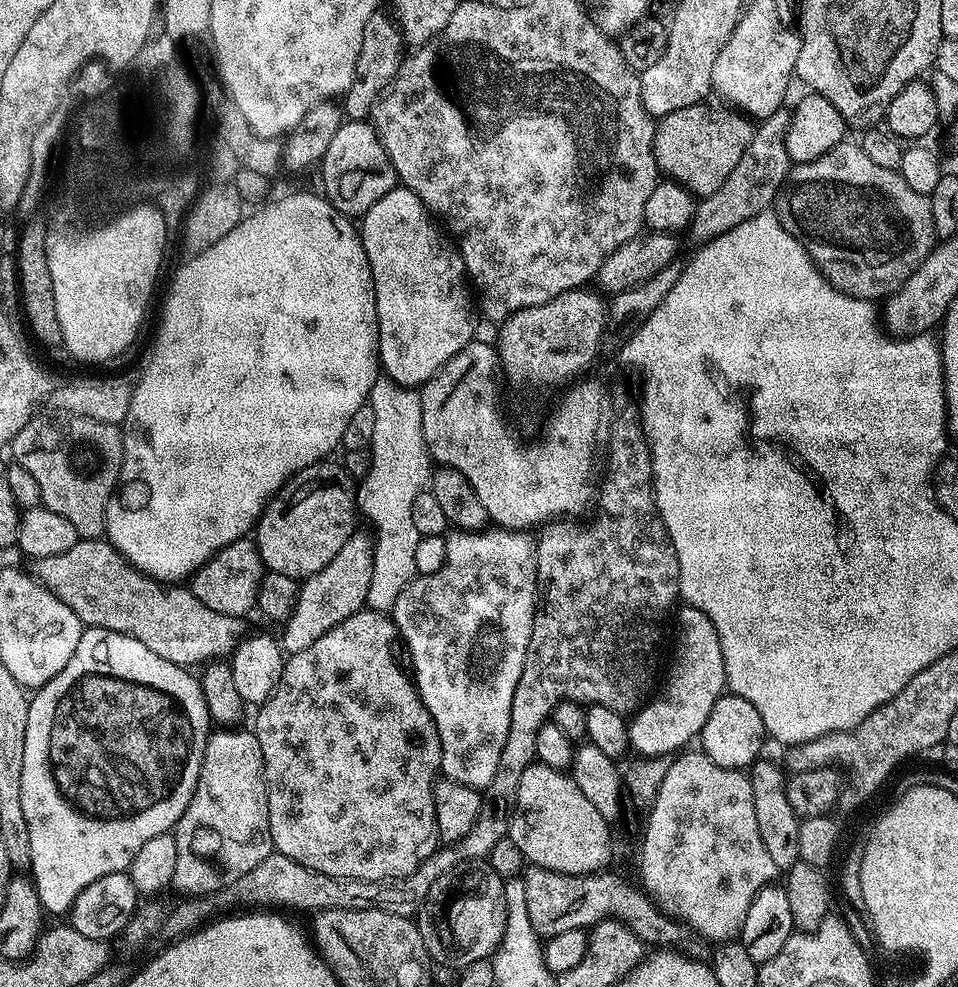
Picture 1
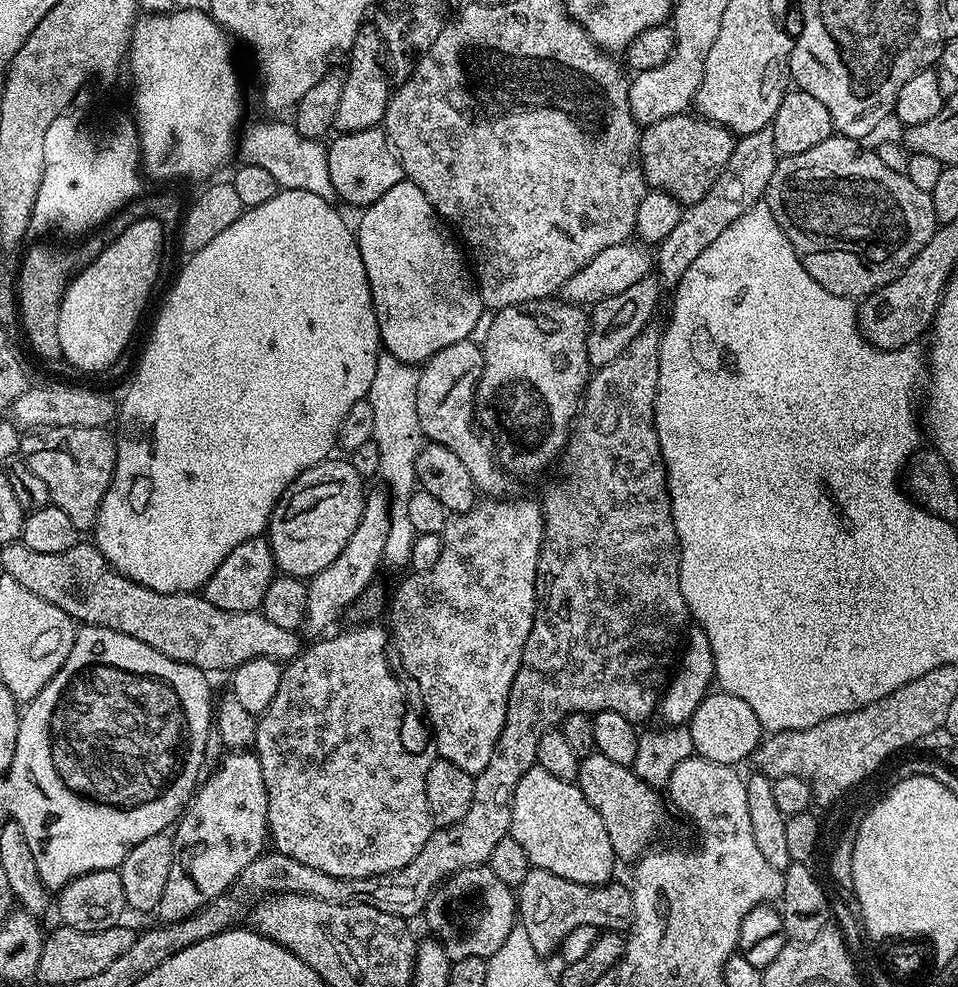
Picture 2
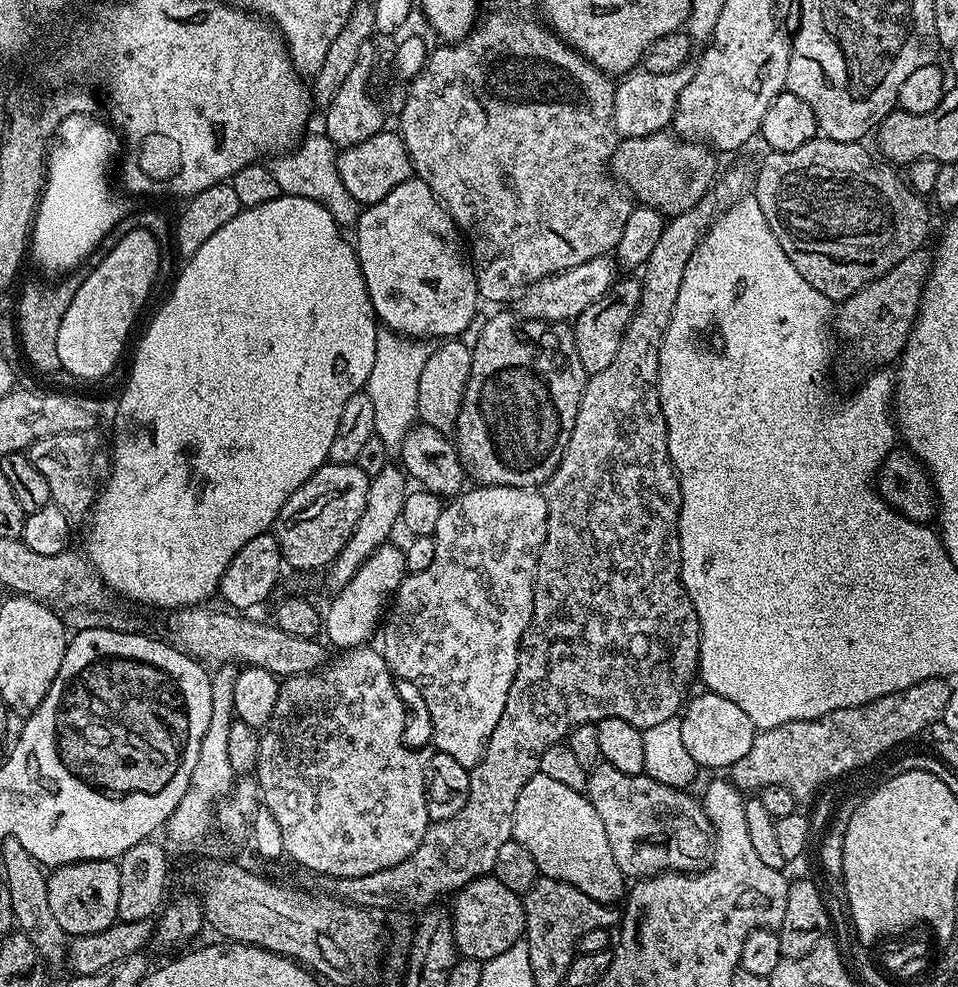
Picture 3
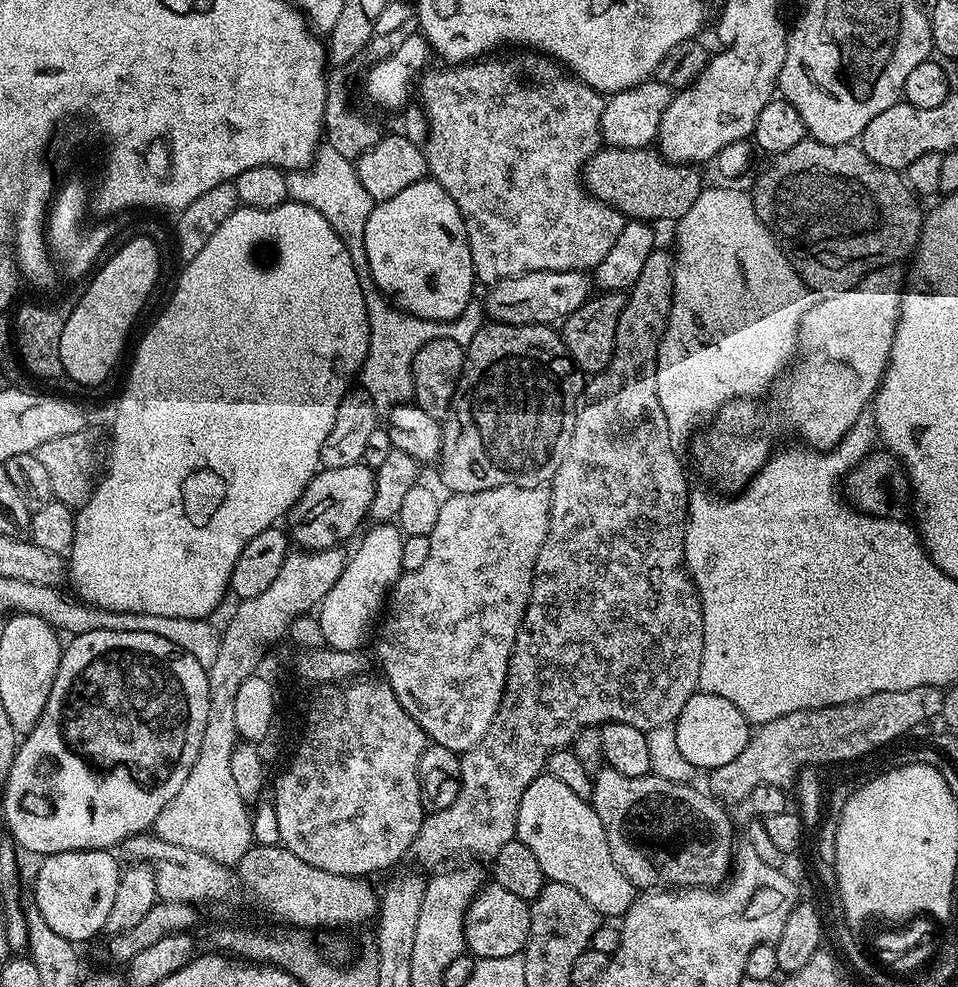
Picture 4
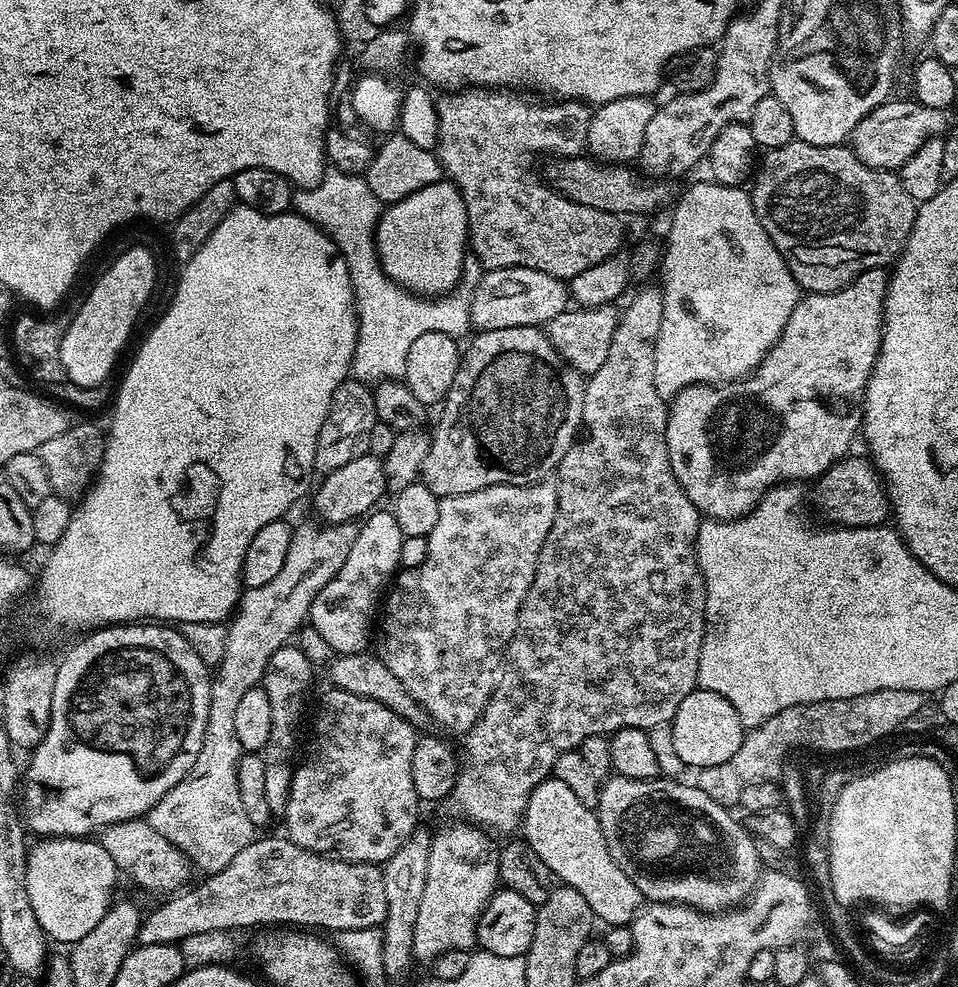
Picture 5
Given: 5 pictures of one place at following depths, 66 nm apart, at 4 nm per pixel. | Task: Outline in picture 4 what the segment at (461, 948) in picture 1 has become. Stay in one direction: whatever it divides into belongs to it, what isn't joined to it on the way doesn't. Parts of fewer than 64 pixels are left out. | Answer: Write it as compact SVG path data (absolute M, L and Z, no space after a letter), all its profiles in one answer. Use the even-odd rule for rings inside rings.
M494 882L485 883L470 902L464 919L464 943L467 951L482 960L518 956L523 953L529 934L529 901L518 898L518 894L510 894L510 890Z

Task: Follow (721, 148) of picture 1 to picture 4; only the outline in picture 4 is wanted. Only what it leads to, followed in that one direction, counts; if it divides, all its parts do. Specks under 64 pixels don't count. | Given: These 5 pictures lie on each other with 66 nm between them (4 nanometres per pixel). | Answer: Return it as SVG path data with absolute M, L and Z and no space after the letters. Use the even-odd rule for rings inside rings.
M601 147L584 164L584 187L594 198L614 206L626 218L633 220L672 220L678 222L694 206L702 187L701 169L687 164L675 164L659 151L647 148Z

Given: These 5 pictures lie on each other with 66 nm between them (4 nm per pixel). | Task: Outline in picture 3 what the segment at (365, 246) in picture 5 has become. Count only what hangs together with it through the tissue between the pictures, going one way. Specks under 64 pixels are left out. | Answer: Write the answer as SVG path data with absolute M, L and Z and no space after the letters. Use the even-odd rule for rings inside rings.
M308 134L287 154L277 155L273 159L276 161L271 161L270 167L283 195L310 198L314 202L326 206L326 210L330 210L330 214L336 219L337 224L352 226L358 219L358 205L356 199L346 190L346 186L342 186L342 178L338 174L336 165L337 155L336 144L330 142L328 136ZM380 330L376 333L374 370L366 391L370 402L374 402L374 434L386 442L389 450L399 449L406 434L417 423L418 378L422 378L422 366L426 366L430 348L423 339L399 336L396 332Z

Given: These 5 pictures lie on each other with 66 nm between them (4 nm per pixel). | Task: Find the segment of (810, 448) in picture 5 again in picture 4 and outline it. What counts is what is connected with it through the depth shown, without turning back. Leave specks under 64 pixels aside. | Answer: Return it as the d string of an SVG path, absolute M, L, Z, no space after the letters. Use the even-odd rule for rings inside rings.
M897 262L866 274L850 290L825 295L817 299L820 300L817 304L816 301L809 303L806 314L800 319L798 355L793 359L790 370L785 371L772 385L766 399L763 402L756 398L729 400L703 429L705 432L701 431L695 437L696 464L701 474L713 484L713 489L721 488L716 490L736 494L747 488L749 480L773 455L772 443L783 432L797 432L807 447L817 450L834 448L843 440L856 419L865 415L867 408L864 407L873 403L880 389L880 381L888 368L890 350L894 346L894 334L900 317L900 297L904 295L905 287L906 268L903 263Z

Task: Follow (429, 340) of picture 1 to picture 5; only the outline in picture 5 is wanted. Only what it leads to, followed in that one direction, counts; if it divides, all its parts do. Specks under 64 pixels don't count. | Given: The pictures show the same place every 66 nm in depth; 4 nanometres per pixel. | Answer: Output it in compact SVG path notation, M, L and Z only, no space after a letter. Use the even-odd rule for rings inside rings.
M441 178L430 186L422 186L422 190L414 190L414 194L387 205L376 222L374 243L380 267L401 288L425 298L439 298L453 291L461 283L466 253L470 248L466 202L458 186L447 178Z

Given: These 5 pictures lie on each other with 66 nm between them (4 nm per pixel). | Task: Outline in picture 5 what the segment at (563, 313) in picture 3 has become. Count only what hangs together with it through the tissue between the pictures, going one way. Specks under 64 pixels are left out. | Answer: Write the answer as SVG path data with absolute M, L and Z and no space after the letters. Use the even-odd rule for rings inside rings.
M489 268L476 281L468 301L472 328L476 332L506 330L510 326L546 326L550 318L567 312L570 293L567 283L557 276L533 268Z

